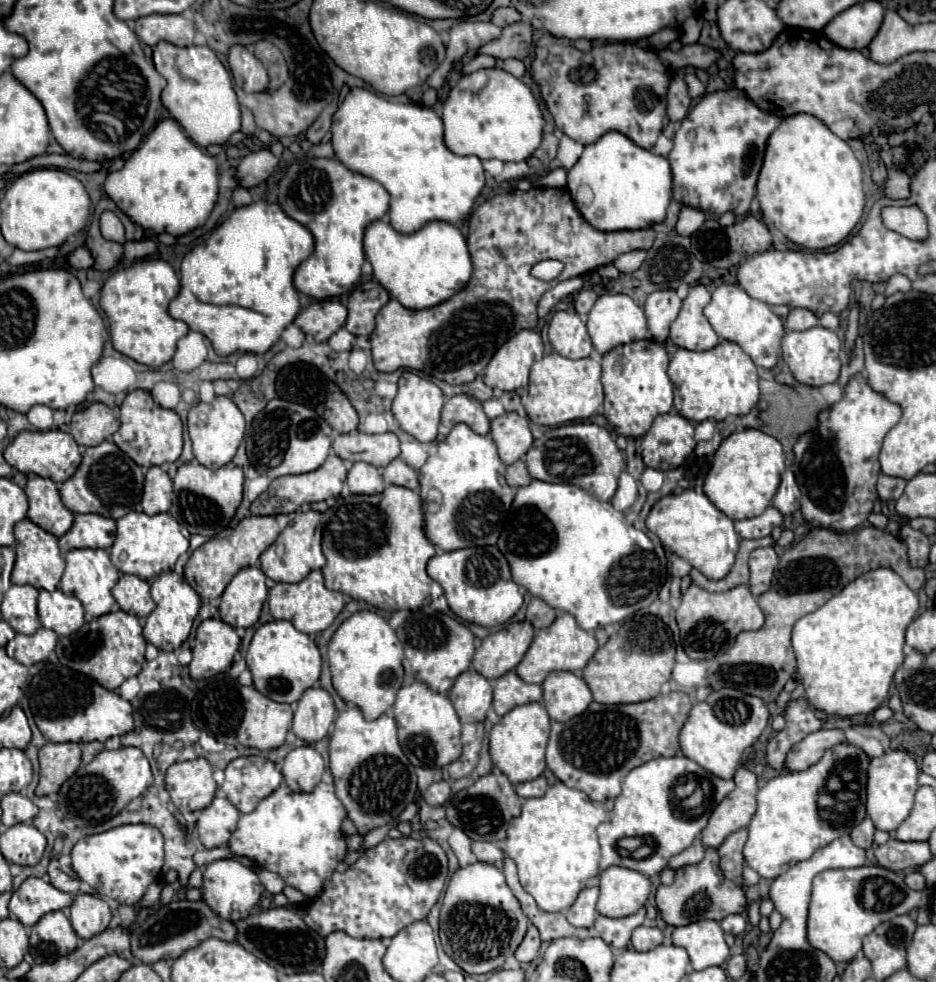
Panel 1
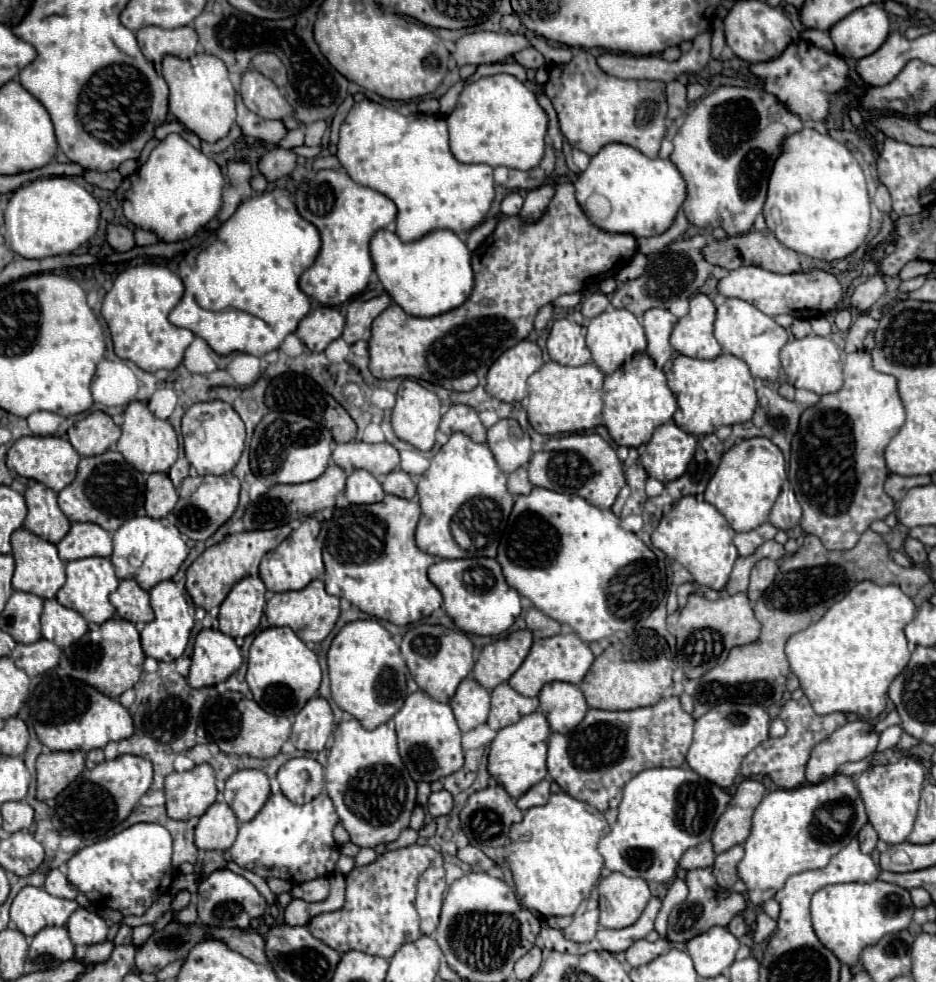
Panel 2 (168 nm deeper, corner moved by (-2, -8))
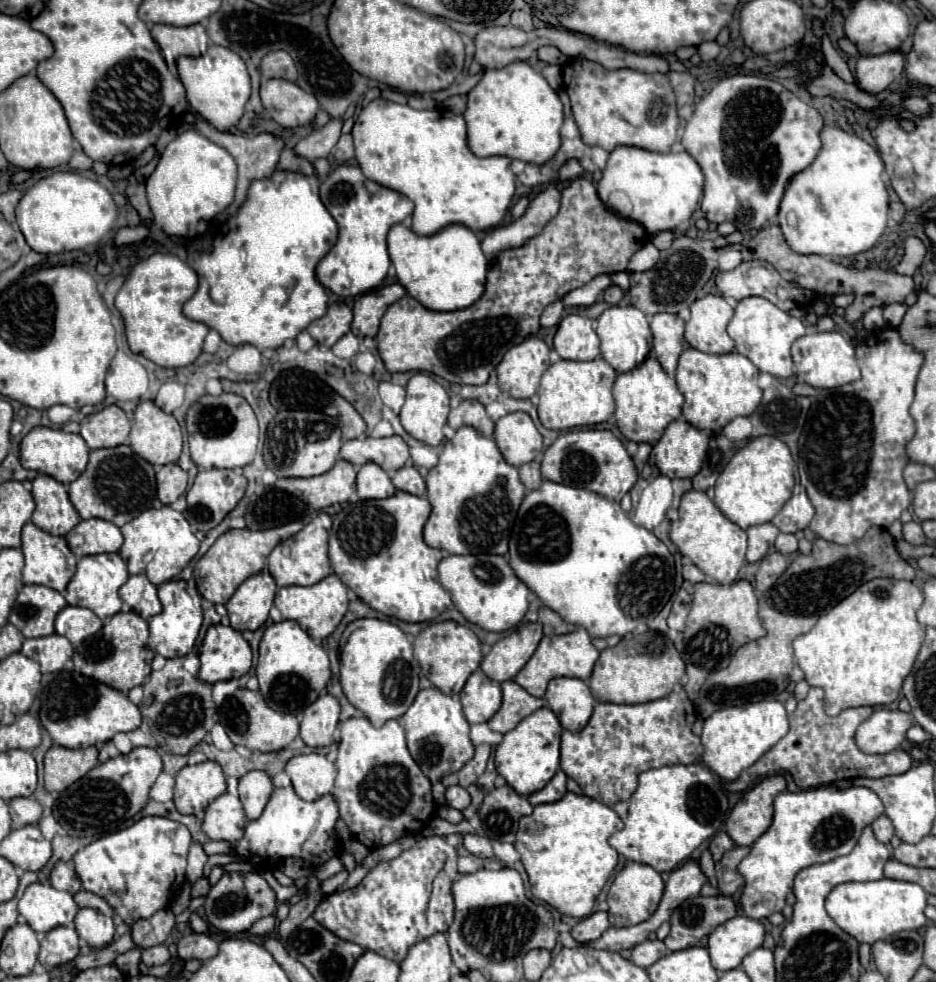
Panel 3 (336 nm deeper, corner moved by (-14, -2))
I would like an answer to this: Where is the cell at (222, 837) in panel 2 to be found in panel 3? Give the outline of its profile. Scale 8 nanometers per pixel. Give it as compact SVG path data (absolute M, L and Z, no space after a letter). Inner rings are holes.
M223 793L215 801L211 801L209 807L205 809L203 831L213 841L235 843L243 837L245 823L247 823L247 817L239 797L231 793Z

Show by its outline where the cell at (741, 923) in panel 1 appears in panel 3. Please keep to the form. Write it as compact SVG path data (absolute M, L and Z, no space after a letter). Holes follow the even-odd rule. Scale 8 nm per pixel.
M823 785L801 789L797 793L783 791L775 797L773 809L775 815L771 827L753 843L751 853L743 863L739 863L739 873L745 877L741 907L743 913L755 921L785 907L785 897L801 869L851 853L861 831L883 813L883 803L867 787L835 789Z

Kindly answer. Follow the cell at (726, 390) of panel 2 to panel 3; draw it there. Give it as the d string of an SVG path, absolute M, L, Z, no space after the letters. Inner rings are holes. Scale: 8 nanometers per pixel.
M685 349L677 367L677 387L685 395L683 417L693 427L721 431L735 417L751 415L763 397L757 377L759 369L735 351L725 355L709 355L697 349Z

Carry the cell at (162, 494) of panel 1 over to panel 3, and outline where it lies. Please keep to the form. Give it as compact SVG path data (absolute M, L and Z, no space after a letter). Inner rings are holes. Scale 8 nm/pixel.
M163 465L157 473L157 495L165 505L173 505L187 489L187 473L179 465Z

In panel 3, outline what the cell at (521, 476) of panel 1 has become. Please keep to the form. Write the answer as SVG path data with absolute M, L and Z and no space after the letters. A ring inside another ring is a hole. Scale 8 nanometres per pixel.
M531 461L531 463L521 465L519 467L519 475L521 475L521 481L527 487L527 491L533 491L543 481L541 479L541 473L539 473L539 463L537 461Z

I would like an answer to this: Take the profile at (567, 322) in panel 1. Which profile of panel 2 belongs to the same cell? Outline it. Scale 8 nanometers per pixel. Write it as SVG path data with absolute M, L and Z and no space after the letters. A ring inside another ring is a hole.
M557 319L551 327L547 339L549 357L561 365L585 365L591 361L591 353L585 345L585 337L581 335L581 325Z

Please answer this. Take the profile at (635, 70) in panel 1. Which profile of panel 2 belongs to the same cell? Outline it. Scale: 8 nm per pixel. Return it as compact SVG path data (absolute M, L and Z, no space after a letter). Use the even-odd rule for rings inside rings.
M577 47L569 63L553 65L549 69L545 95L551 99L559 115L559 127L573 149L595 155L607 143L625 143L647 157L657 157L665 137L665 83L647 79L623 81L605 75L595 57Z

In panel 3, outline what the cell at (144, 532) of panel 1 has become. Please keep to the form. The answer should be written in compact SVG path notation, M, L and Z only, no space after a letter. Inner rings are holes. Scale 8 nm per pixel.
M169 505L143 511L131 523L123 525L121 533L125 537L125 543L121 545L119 555L127 563L129 573L137 575L143 571L155 585L177 577L199 551L199 539L193 535L187 519Z

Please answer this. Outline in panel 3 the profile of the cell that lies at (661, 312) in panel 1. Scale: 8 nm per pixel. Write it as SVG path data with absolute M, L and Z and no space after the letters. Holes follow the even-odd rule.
M657 313L651 319L653 353L669 375L675 375L679 355L685 349L683 327L685 321L675 313Z

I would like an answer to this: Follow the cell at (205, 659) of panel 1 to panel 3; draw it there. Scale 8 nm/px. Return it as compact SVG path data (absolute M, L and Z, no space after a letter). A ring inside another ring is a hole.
M211 625L199 653L201 667L197 677L205 683L243 677L253 663L253 653L243 635L225 625Z

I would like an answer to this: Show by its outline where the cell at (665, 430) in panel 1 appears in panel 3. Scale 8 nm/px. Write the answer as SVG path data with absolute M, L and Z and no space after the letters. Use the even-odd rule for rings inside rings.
M679 417L669 423L659 443L653 446L651 455L663 475L669 479L683 479L693 477L701 469L707 445L709 437Z

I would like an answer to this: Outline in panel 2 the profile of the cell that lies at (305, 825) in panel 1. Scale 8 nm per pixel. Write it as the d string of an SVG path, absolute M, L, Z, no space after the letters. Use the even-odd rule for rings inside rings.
M283 793L271 795L255 819L239 827L237 841L223 853L227 861L237 863L261 877L279 877L293 883L305 883L317 877L325 877L335 871L339 859L339 847L333 839L333 827L339 817L333 809L329 795L319 795L311 803L295 805Z

